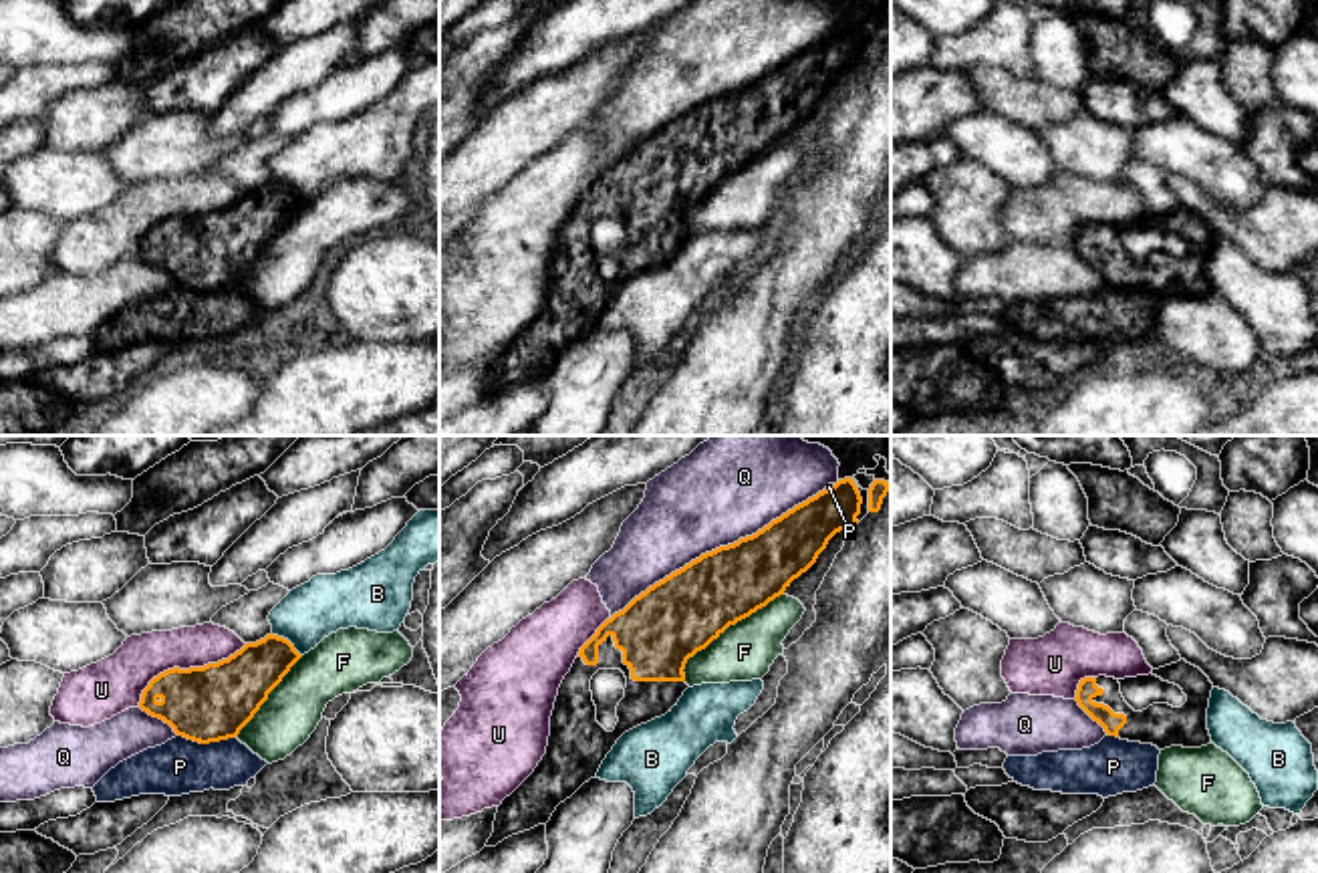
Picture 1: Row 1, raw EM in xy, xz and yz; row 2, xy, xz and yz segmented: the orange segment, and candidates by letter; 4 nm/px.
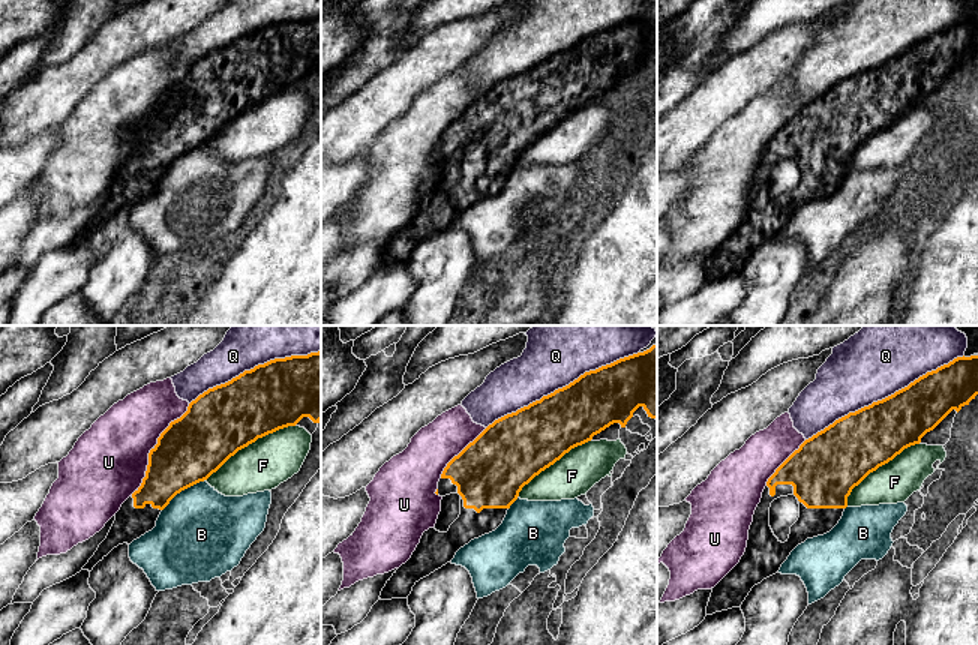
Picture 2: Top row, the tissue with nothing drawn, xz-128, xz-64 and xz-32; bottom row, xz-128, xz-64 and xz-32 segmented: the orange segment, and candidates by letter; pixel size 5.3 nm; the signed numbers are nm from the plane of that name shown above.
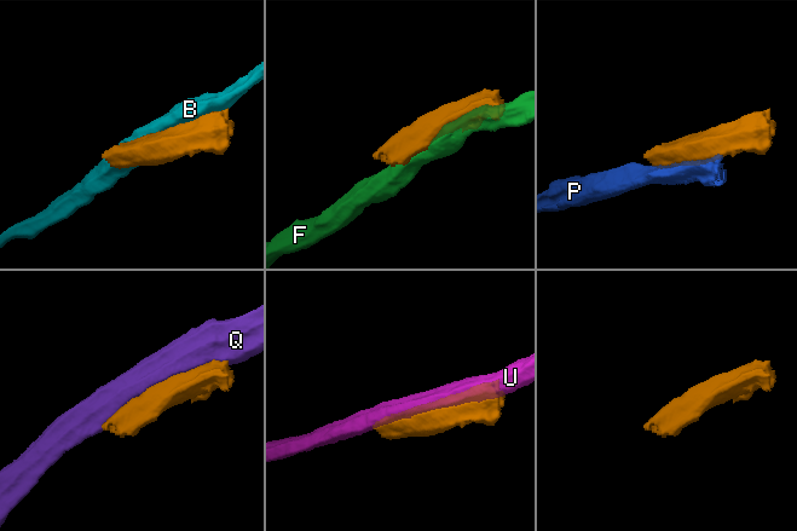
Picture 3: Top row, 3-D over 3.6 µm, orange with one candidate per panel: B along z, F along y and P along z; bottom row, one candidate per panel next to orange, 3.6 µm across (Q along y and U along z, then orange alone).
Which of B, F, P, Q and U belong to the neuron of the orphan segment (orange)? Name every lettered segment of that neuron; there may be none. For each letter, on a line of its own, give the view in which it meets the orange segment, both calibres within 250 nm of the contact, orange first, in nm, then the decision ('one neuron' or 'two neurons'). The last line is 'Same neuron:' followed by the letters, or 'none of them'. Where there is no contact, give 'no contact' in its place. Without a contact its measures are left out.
B: meets orange in xy; 220 nm thick on the orange side, 240 nm on the other; two neurons
F: meets orange in xz; 320 nm thick on the orange side, 240 nm on the other; two neurons
P: meets orange in xy; 300 nm thick on the orange side, 220 nm on the other; two neurons
Q: meets orange in xz; 300 nm thick on the orange side, 380 nm on the other; two neurons
U: meets orange in xy; 300 nm thick on the orange side, 200 nm on the other; two neurons
Same neuron: none of them

